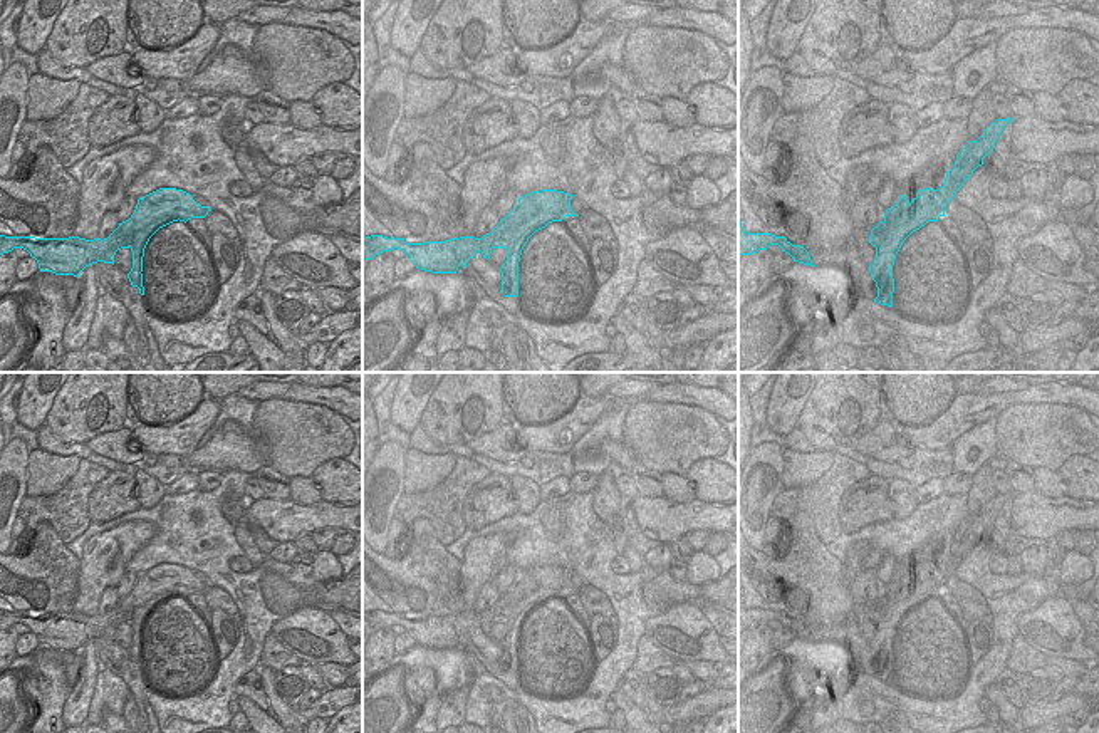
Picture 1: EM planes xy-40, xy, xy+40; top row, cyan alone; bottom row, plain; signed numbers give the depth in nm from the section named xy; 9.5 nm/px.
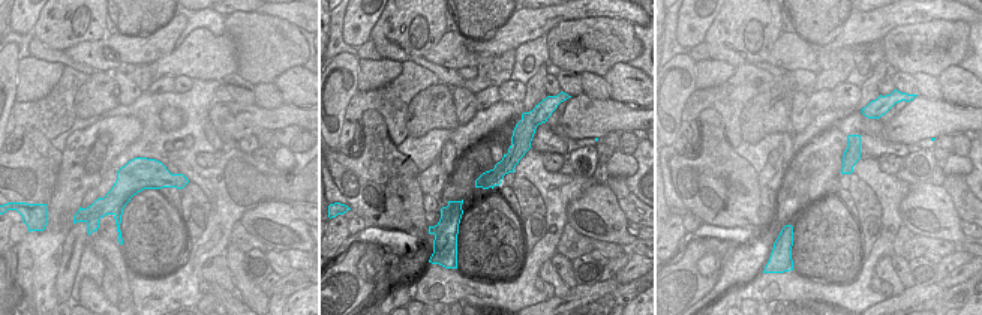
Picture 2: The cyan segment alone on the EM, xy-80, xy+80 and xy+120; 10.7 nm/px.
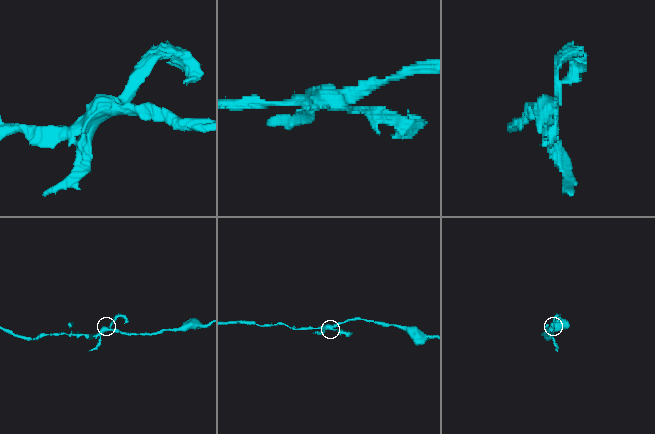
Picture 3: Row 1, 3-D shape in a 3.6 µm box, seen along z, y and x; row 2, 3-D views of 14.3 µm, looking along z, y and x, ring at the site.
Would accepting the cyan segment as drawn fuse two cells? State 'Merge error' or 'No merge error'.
Merge error

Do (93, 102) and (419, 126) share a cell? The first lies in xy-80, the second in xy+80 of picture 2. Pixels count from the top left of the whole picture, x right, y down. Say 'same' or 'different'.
same

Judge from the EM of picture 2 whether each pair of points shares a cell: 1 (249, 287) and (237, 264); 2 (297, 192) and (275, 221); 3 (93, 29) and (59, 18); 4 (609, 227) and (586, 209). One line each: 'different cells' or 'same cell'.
1: same cell
2: different cells
3: same cell
4: same cell

